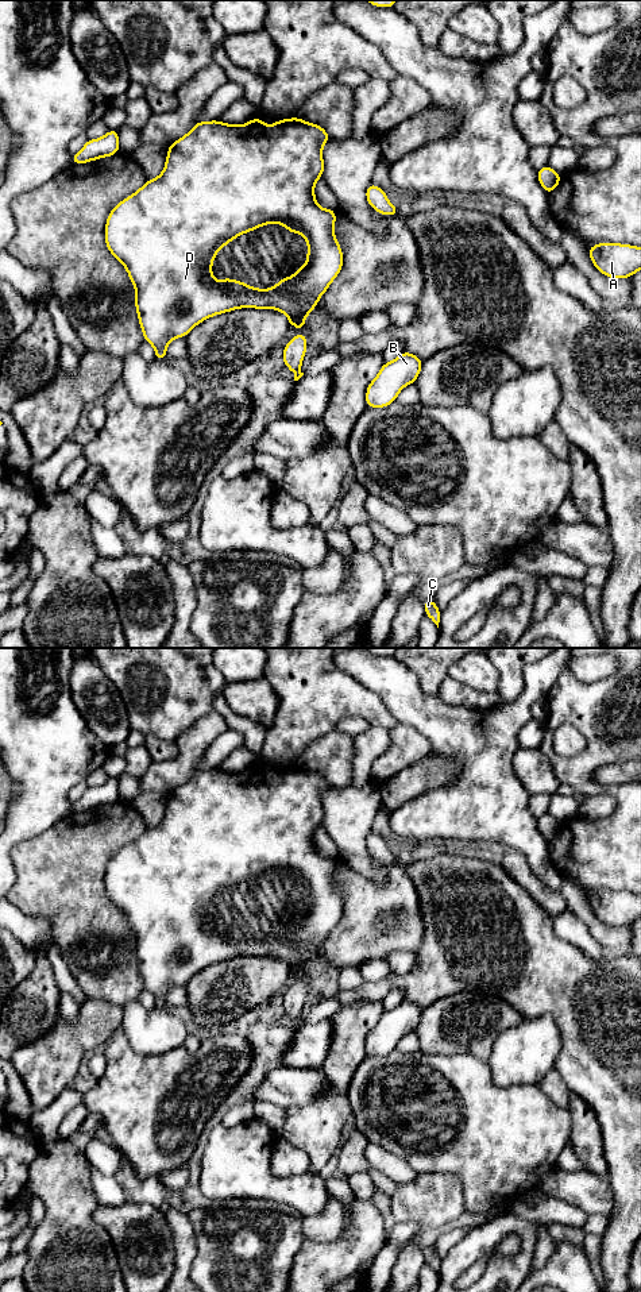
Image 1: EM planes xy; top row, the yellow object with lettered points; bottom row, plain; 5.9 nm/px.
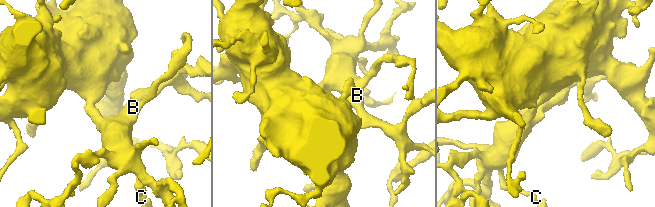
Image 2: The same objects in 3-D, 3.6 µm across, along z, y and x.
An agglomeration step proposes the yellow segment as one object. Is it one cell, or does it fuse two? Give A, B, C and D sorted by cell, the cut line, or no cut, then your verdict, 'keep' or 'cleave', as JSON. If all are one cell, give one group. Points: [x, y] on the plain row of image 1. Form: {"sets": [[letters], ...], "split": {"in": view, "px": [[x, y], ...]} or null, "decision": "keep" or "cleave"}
{"sets": [["A", "B", "C", "D"]], "split": null, "decision": "keep"}

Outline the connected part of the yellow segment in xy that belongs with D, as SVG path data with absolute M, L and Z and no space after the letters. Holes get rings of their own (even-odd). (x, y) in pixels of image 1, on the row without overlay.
M297 764L291 767L275 768L275 771L270 775L264 774L264 767L258 765L254 765L248 771L240 774L225 772L220 768L197 770L186 783L177 787L167 795L167 805L163 819L157 826L147 828L142 836L139 836L134 842L121 848L108 861L107 872L104 876L105 892L108 899L126 915L128 925L135 934L135 956L140 977L143 980L144 988L148 990L155 998L155 1008L166 1008L166 998L173 987L185 987L192 976L204 968L240 956L275 957L287 964L290 975L306 977L304 972L305 967L309 964L309 960L317 954L320 945L328 938L332 929L343 917L343 898L335 886L335 869L337 857L323 857L317 852L314 844L314 833L317 828L324 824L323 794L329 787L332 787L332 784L321 774L308 771ZM273 871L278 871L283 873L289 880L298 880L305 886L308 890L306 911L304 914L300 914L294 923L279 926L278 932L270 937L256 937L251 933L243 932L239 927L229 927L227 925L217 930L212 923L212 910L216 907L216 900L242 882L251 880L262 873Z

